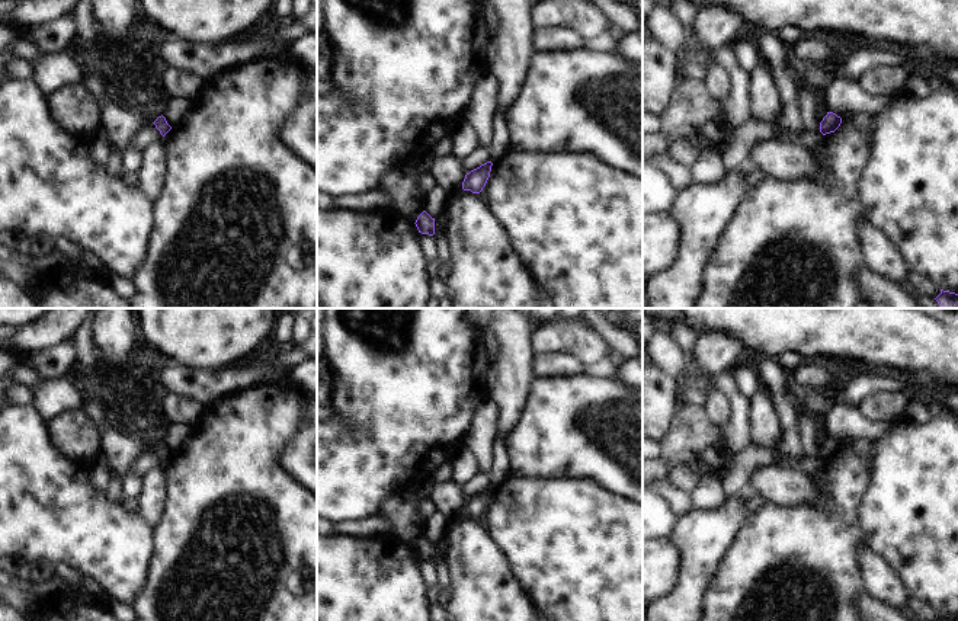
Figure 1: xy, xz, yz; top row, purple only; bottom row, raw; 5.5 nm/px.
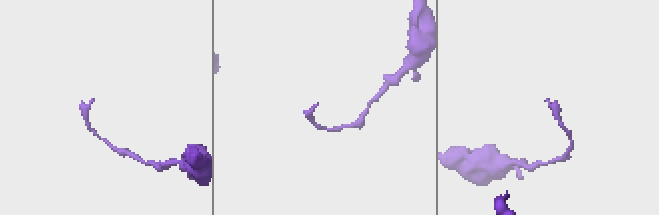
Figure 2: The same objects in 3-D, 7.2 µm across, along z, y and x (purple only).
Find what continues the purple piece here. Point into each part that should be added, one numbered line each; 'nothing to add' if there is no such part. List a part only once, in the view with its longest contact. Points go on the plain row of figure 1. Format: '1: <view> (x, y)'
nothing to add

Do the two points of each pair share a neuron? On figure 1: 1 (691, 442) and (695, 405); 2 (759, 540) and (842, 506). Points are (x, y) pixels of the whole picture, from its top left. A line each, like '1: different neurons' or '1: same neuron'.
1: same neuron
2: same neuron

